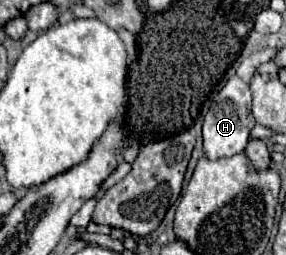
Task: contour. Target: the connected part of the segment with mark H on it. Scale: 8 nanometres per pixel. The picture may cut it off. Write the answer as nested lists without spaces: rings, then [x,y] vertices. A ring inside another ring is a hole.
[[[233,76],[225,88],[217,94],[215,102],[211,104],[205,120],[203,120],[203,152],[209,160],[217,160],[223,156],[235,156],[245,150],[249,142],[249,130],[253,128],[255,120],[251,114],[251,90],[249,86]]]

